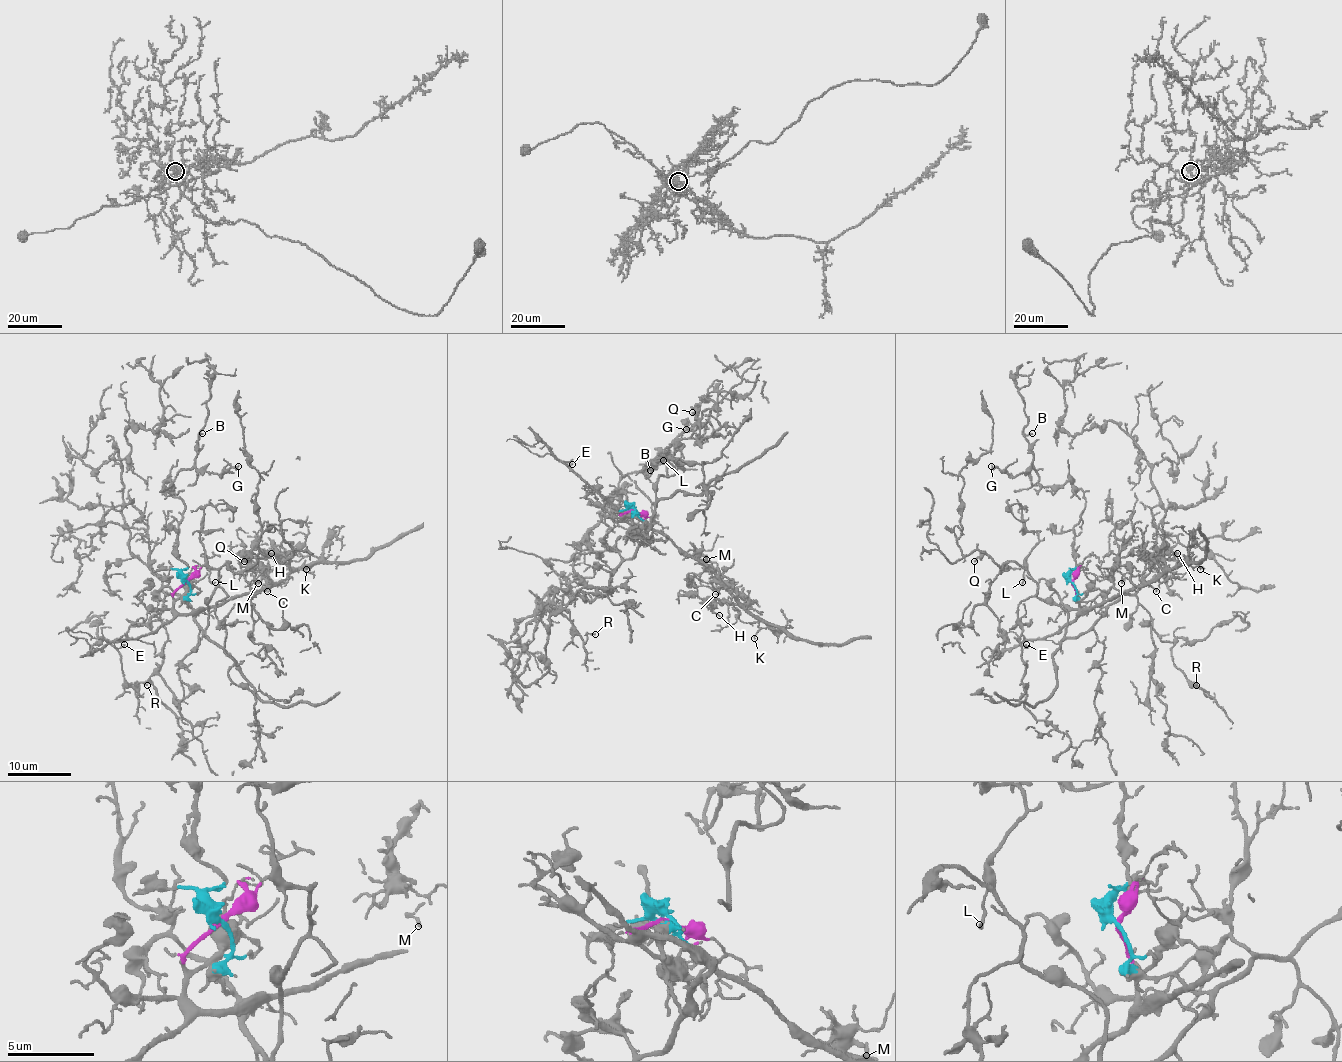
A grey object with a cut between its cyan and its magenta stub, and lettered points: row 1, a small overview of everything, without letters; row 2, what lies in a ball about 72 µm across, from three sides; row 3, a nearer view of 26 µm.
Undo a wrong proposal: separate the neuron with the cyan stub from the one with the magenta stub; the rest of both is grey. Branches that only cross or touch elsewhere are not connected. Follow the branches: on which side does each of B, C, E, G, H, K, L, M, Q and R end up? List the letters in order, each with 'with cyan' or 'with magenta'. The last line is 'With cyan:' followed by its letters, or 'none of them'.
B: with cyan
C: with magenta
E: with magenta
G: with cyan
H: with magenta
K: with magenta
L: with cyan
M: with magenta
Q: with cyan
R: with cyan
With cyan: B, G, L, Q, R

